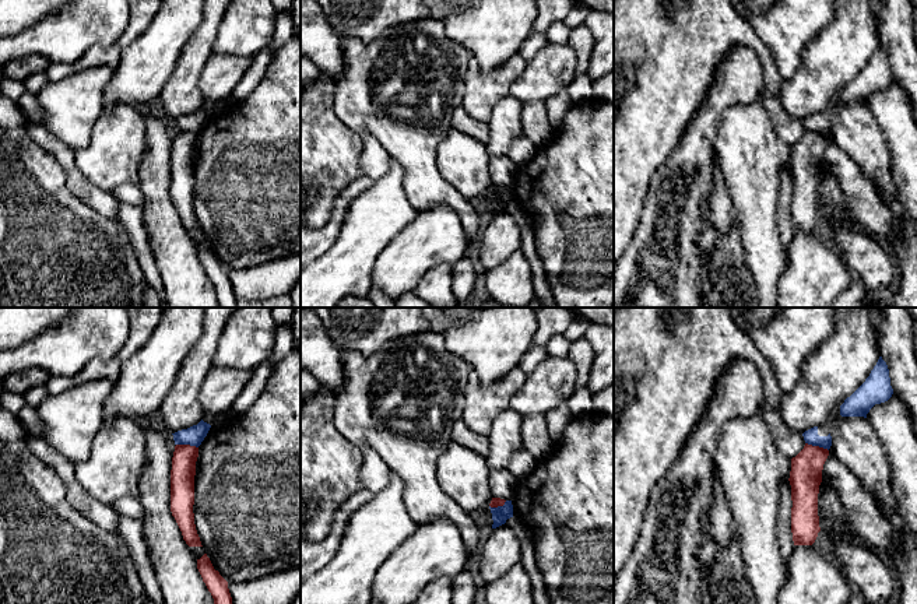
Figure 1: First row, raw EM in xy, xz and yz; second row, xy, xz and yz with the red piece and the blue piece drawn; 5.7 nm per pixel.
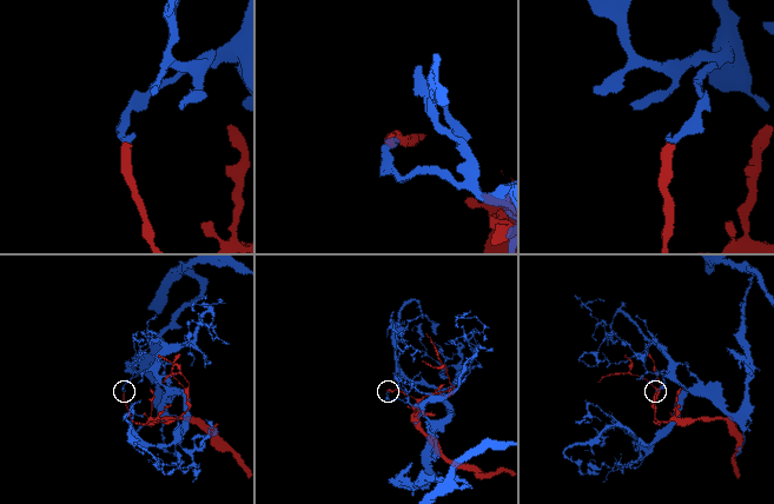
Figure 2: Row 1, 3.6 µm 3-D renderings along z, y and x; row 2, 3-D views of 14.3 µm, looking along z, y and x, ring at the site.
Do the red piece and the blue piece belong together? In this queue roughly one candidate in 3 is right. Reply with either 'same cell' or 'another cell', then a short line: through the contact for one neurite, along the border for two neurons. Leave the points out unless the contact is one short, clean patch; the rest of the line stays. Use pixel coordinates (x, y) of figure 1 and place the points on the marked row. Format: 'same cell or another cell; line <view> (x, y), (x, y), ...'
another cell; line yz (805, 442), (828, 450)

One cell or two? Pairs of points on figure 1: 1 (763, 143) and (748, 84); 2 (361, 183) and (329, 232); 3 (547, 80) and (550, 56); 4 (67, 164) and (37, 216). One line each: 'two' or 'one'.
1: two
2: one
3: one
4: two

